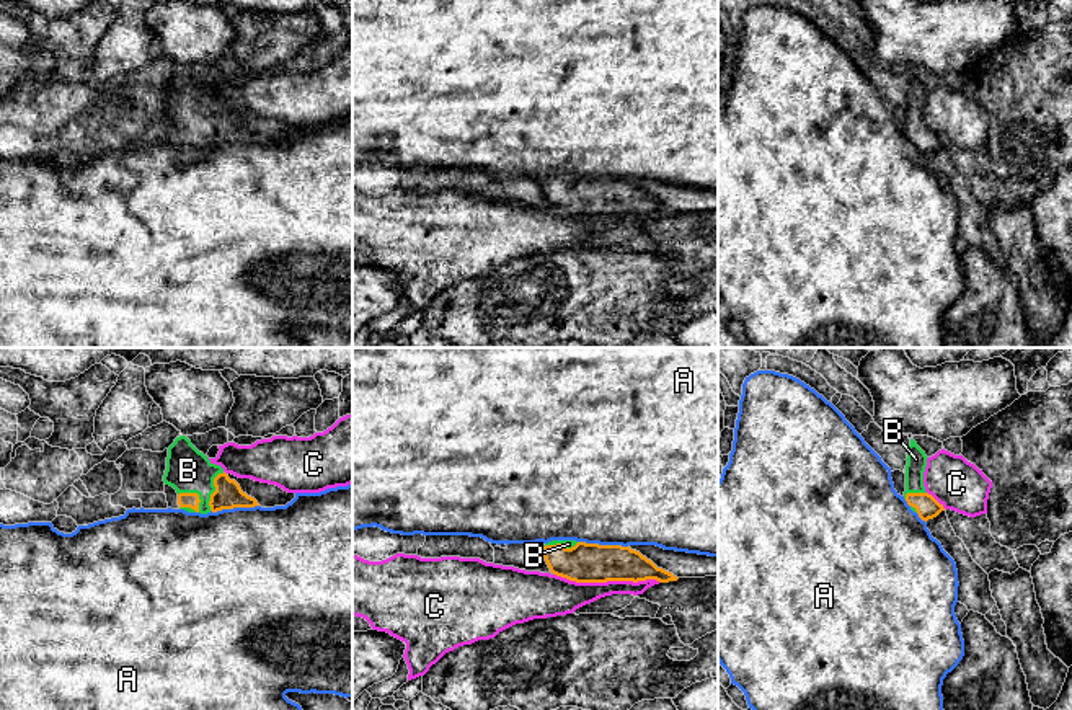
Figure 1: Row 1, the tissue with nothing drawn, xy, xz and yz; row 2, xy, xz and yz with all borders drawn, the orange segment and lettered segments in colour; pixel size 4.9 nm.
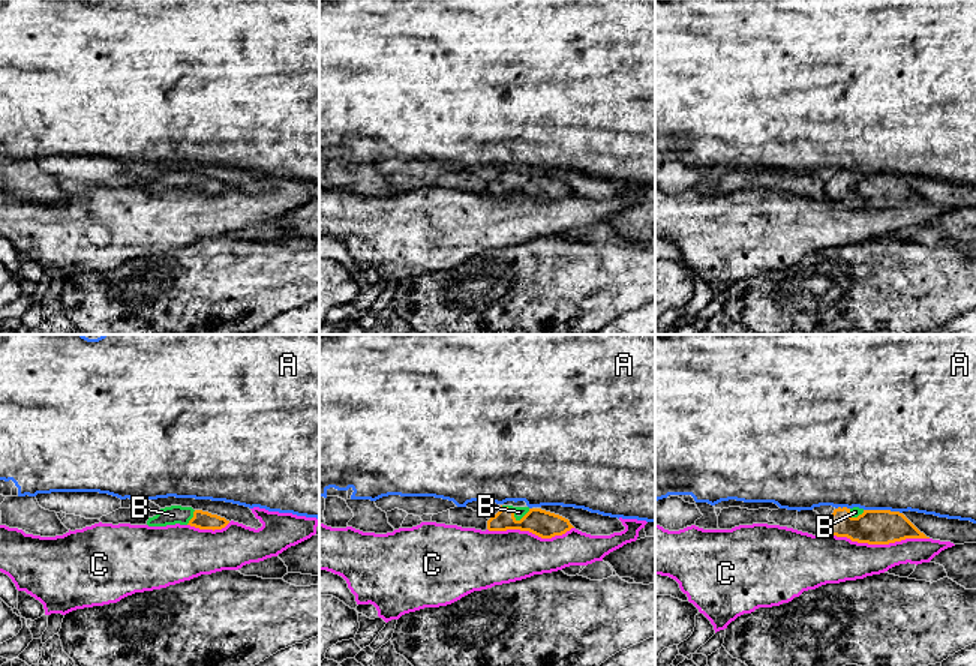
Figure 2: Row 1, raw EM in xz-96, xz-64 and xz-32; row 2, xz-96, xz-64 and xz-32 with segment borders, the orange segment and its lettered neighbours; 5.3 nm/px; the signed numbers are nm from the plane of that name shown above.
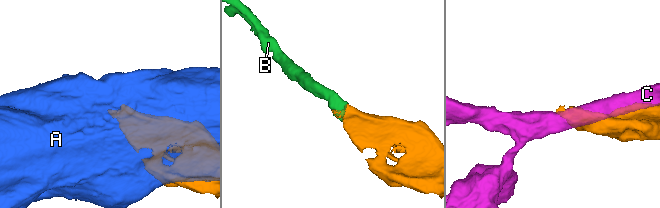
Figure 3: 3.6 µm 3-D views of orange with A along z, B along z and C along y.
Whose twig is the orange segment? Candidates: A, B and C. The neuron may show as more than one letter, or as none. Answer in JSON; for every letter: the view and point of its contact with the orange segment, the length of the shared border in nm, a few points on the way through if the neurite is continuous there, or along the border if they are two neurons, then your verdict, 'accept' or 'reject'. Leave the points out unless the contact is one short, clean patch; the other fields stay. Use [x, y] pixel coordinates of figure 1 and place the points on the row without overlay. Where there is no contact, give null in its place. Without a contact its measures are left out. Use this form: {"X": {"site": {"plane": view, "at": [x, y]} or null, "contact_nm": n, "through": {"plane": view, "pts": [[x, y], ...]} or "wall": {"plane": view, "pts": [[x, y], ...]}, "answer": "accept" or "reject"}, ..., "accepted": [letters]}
{"A": {"site": {"plane": "xz", "at": [602, 180]}, "contact_nm": 260, "answer": "reject"}, "B": {"site": {"plane": "xy", "at": [196, 128]}, "contact_nm": 140, "through": {"plane": "xy", "pts": [[185, 134], [196, 128], [196, 115], [188, 105]]}, "answer": "accept"}, "C": {"site": {"plane": "xz", "at": [607, 214]}, "contact_nm": 550, "answer": "reject"}, "accepted": ["B"]}

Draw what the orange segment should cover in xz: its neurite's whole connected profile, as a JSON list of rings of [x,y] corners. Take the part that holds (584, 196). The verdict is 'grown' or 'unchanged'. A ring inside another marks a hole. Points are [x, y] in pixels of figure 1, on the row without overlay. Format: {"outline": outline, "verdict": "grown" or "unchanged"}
{"outline": [[[552,175],[540,184],[553,209],[576,217],[679,214],[630,181]]], "verdict": "grown"}

